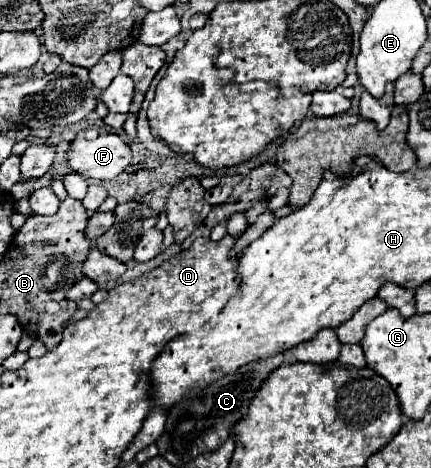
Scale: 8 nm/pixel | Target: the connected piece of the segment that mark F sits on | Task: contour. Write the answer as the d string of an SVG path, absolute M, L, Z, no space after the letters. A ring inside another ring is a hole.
M90 126L71 141L69 167L89 179L115 179L131 163L131 147L117 135Z

